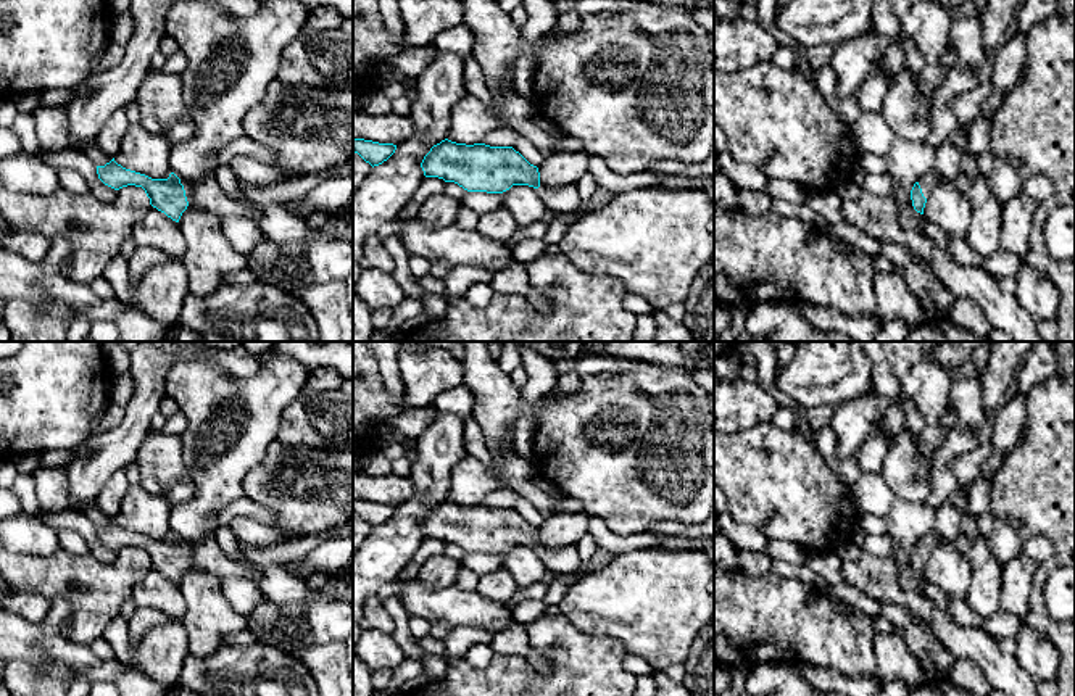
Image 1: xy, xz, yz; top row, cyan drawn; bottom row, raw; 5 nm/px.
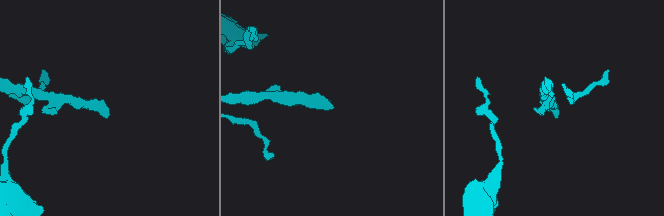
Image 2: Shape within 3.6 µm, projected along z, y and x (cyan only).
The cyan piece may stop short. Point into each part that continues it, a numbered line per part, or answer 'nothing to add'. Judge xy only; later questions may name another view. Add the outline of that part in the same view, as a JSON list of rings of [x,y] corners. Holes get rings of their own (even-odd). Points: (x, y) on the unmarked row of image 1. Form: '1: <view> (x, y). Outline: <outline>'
1: xy (207, 555). Outline: [[[214,533],[208,535],[197,545],[190,545],[185,540],[181,540],[181,545],[184,546],[189,566],[200,567],[219,580],[227,577],[247,577],[250,580],[259,582],[263,577],[263,569],[256,566],[243,569],[240,564],[227,557],[218,545]]]

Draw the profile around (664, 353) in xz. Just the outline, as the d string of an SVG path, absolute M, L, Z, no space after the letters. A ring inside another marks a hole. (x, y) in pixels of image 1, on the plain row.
M603 342L600 351L641 362L696 369L696 361L682 353L679 342Z

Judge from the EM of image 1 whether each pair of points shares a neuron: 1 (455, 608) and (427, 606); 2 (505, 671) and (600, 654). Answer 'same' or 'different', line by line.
1: same
2: same

